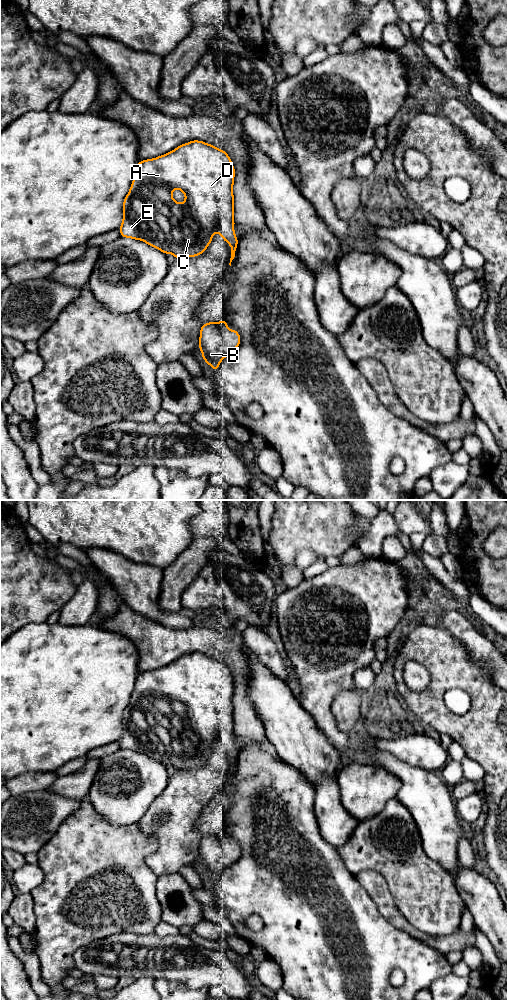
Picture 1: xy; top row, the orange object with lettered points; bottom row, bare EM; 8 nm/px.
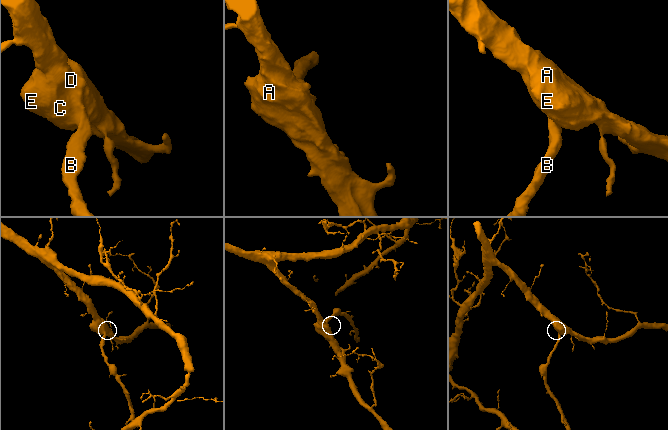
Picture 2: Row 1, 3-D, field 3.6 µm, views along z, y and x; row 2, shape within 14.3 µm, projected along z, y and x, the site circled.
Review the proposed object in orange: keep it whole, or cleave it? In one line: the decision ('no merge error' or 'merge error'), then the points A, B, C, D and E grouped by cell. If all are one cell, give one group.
no merge error | A B C D E

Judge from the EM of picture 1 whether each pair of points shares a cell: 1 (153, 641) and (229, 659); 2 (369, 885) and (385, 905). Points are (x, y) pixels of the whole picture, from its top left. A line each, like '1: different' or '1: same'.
1: same
2: same

